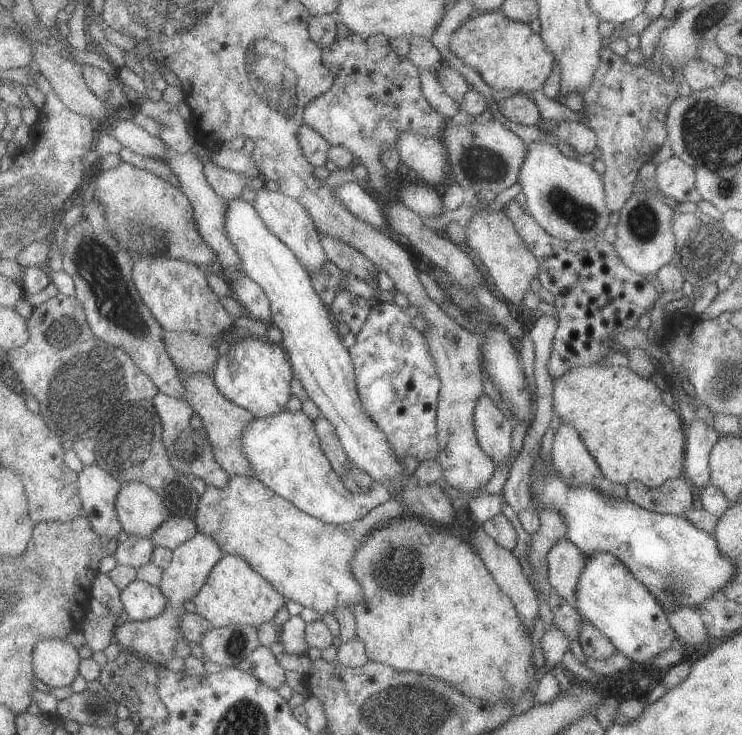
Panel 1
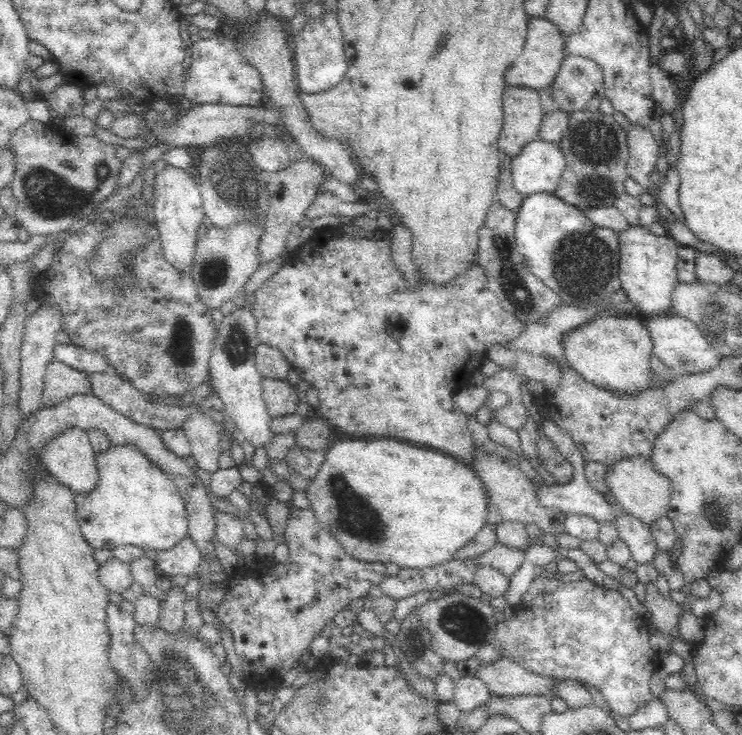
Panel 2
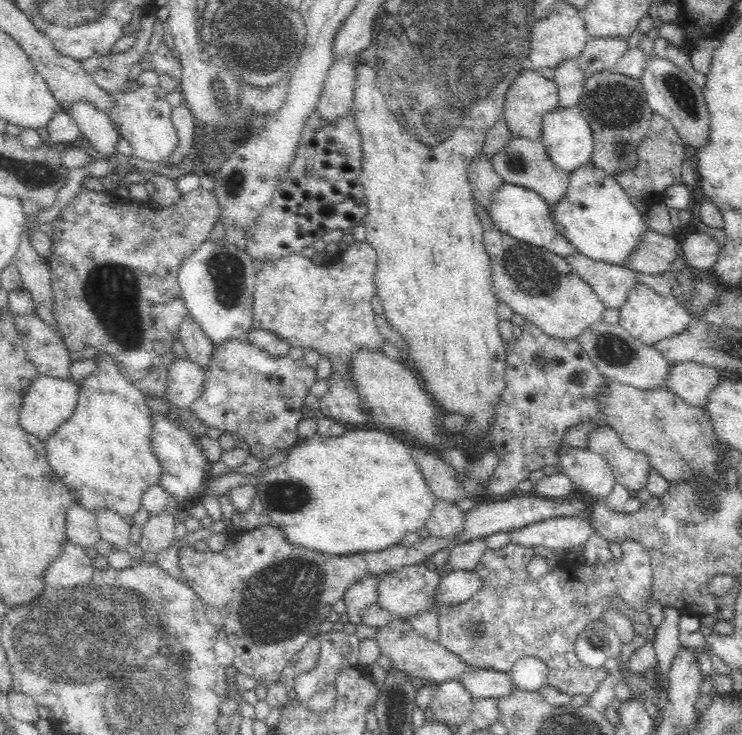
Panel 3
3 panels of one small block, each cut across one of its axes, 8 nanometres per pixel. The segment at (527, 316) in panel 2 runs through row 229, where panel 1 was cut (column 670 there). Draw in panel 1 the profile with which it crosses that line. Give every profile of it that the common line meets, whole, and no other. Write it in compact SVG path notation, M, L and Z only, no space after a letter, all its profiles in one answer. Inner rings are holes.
M684 476L669 479L660 488L648 488L643 482L629 481L627 498L650 512L685 515L692 507L692 483Z

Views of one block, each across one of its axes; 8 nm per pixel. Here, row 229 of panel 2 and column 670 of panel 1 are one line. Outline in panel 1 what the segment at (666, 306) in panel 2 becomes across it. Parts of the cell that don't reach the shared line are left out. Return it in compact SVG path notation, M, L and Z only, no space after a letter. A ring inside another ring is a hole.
M596 552L586 557L584 572L576 586L576 608L636 666L653 669L653 661L660 652L679 646L679 635L670 626L668 614L656 597L610 553Z

